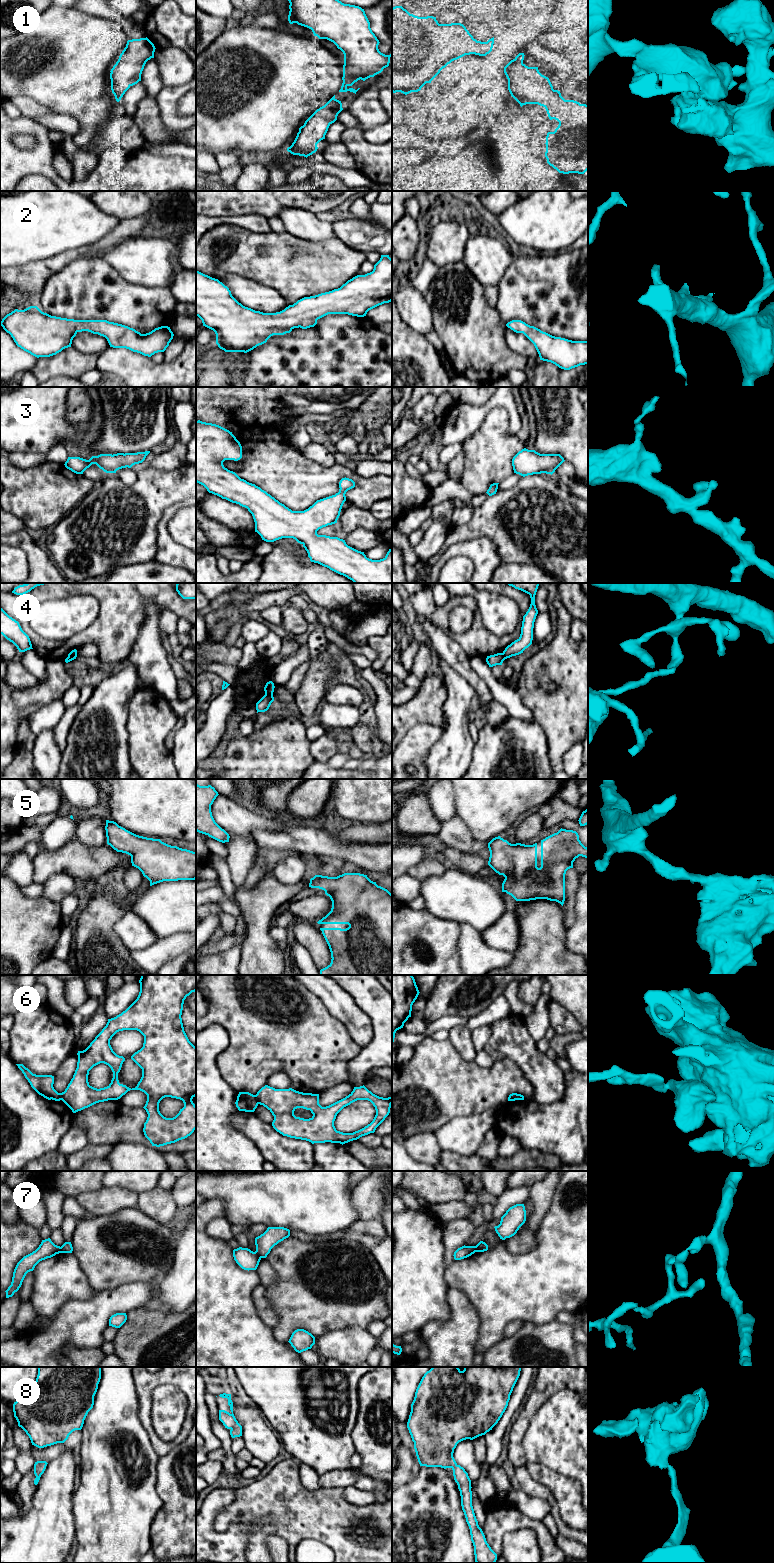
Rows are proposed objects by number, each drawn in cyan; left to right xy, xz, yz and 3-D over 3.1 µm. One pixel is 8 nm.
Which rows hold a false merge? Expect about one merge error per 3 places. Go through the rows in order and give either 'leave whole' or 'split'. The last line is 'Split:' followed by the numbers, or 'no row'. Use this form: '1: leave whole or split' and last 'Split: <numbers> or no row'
1: leave whole
2: leave whole
3: leave whole
4: split
5: leave whole
6: split
7: split
8: leave whole
Split: 4, 6, 7

